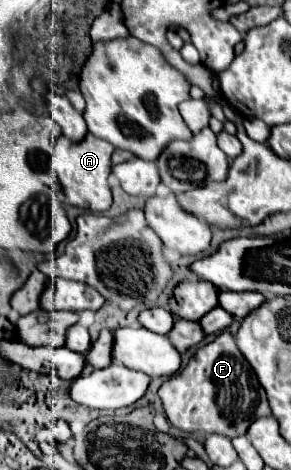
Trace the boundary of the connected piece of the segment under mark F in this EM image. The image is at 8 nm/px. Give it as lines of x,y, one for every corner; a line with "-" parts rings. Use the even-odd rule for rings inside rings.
223,331
211,343
197,347
187,367
163,381
159,397
169,423
185,433
201,429
207,435
219,433
225,437
237,437
245,435
249,425
259,417
271,415
267,393
251,365
247,365
243,353
237,349
235,337
229,331

